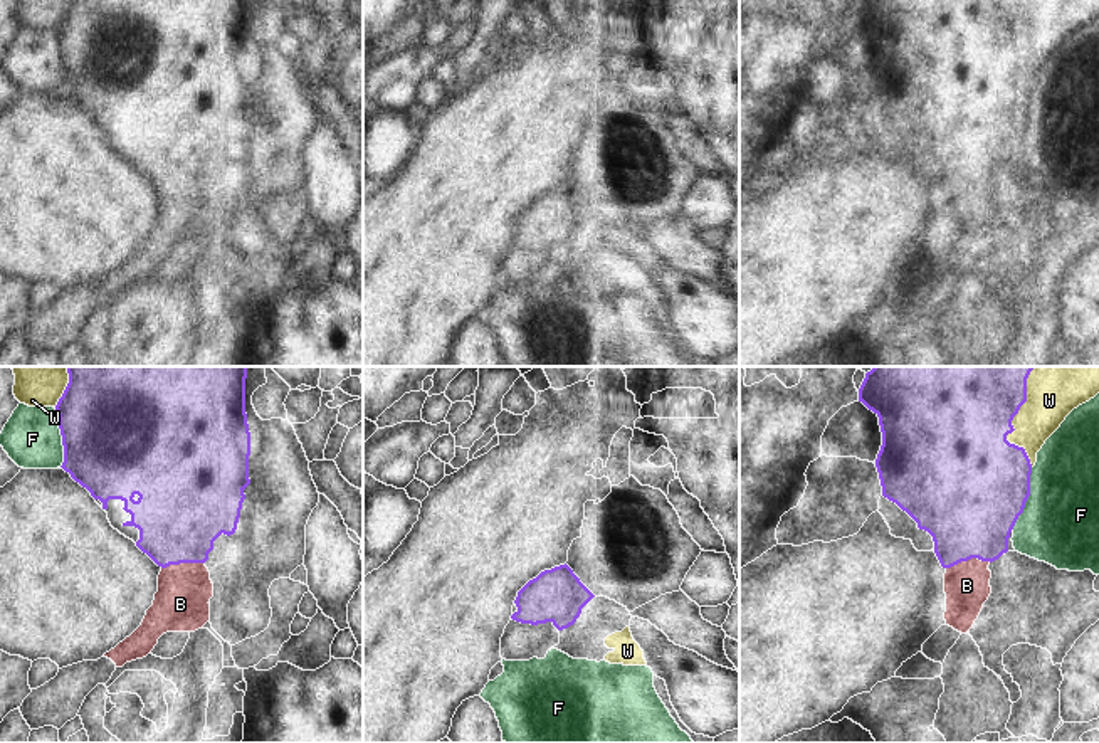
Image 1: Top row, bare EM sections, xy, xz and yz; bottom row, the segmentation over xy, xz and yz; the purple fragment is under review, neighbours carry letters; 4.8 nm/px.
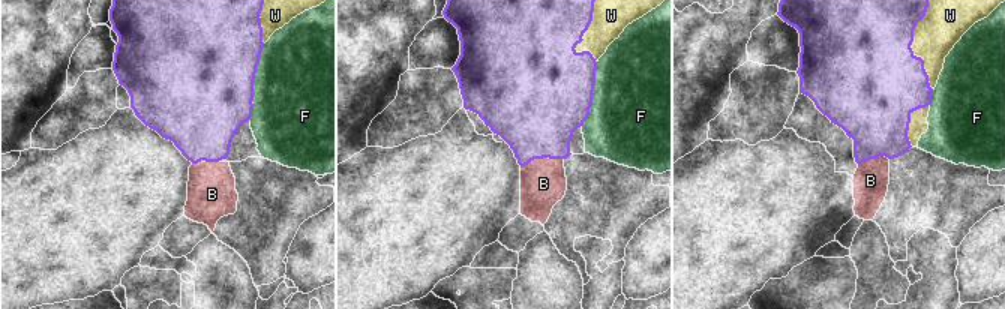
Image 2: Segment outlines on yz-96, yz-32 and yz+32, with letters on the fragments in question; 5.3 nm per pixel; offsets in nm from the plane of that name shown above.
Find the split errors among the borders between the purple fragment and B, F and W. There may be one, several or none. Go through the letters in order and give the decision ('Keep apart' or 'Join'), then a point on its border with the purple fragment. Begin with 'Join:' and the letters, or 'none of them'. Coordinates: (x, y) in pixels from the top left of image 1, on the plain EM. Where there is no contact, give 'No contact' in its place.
Join: B
B: Join. Touches purple at yz (968, 182)
F: Keep apart. Touches purple at yz (1027, 121)
W: Keep apart. Touches purple at yz (1012, 49)

